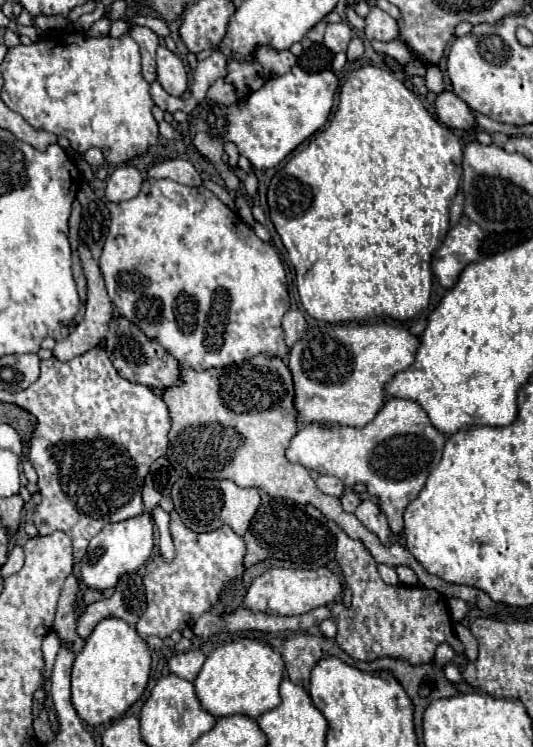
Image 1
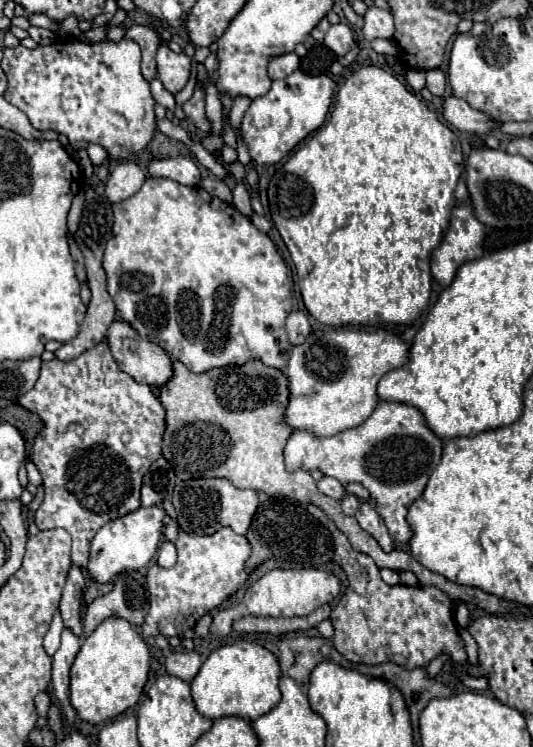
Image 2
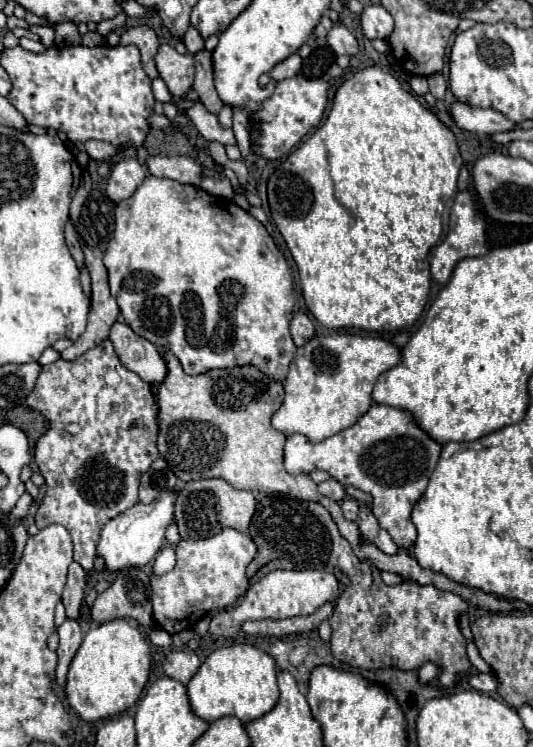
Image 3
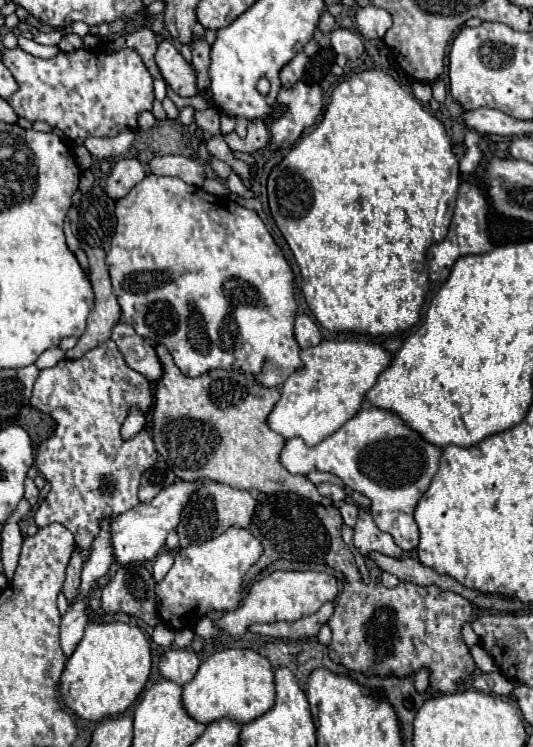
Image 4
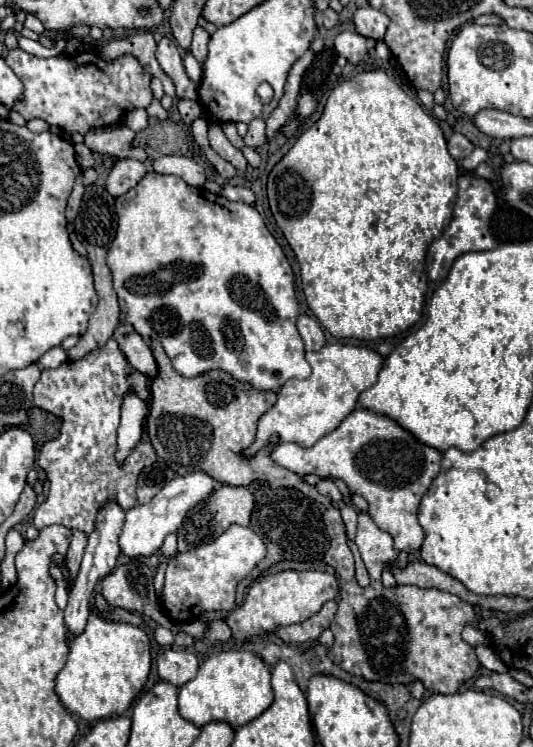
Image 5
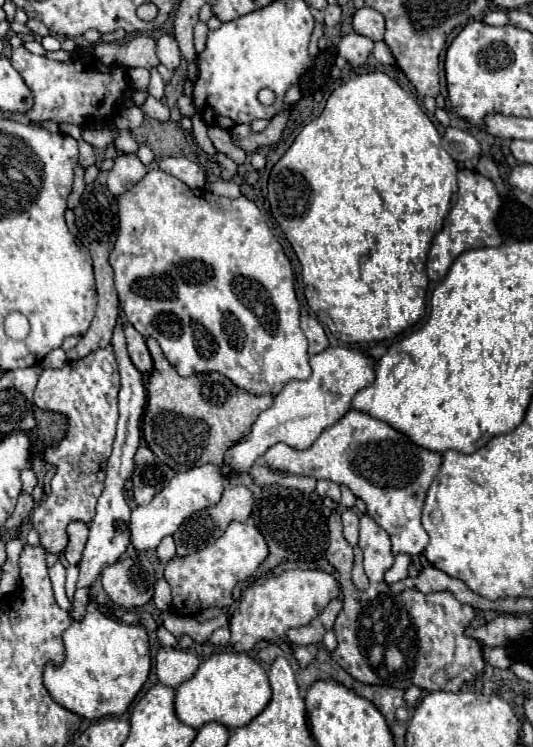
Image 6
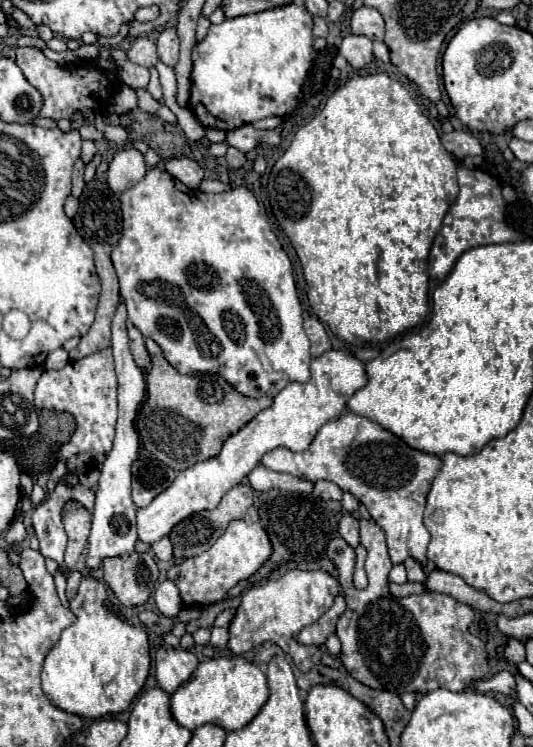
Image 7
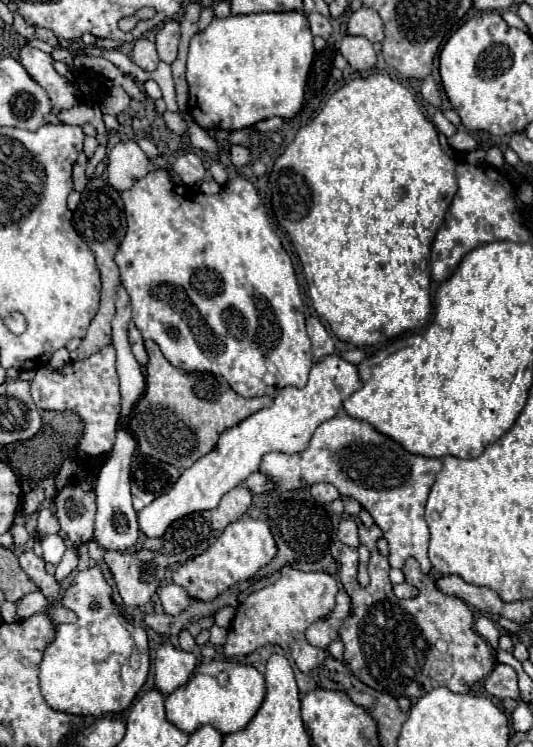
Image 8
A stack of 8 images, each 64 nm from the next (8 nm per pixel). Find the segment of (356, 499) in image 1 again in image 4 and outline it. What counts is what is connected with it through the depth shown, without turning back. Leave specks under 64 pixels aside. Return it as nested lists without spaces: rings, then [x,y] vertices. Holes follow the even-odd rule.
[[[344,502],[344,504],[340,506],[340,514],[342,514],[344,524],[354,526],[354,524],[356,524],[356,516],[358,516],[358,506],[356,506],[354,502]]]

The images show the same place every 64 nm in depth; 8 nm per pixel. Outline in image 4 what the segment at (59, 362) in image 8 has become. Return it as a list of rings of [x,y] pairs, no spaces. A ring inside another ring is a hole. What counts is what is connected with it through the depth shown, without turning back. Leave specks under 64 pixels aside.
[[[48,348],[48,350],[36,360],[36,366],[42,370],[42,368],[48,368],[48,366],[58,364],[62,358],[64,358],[64,352],[62,352],[60,348]]]

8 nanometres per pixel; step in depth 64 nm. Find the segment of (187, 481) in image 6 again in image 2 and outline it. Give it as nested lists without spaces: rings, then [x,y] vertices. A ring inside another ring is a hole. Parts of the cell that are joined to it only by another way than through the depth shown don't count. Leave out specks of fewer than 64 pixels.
[[[160,506],[140,508],[138,512],[132,512],[128,516],[122,516],[122,518],[116,518],[104,524],[90,544],[90,558],[86,566],[86,572],[90,574],[90,578],[98,584],[108,584],[124,570],[138,570],[138,568],[148,566],[162,538],[162,516],[164,514],[166,512]]]

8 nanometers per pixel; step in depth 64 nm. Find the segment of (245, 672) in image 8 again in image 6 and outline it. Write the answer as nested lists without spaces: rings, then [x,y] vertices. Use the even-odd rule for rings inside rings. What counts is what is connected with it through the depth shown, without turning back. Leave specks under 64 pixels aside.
[[[222,652],[206,658],[196,676],[176,688],[176,714],[184,724],[196,730],[208,722],[220,722],[234,730],[256,718],[268,706],[270,698],[272,688],[268,674],[258,660],[244,652]]]

